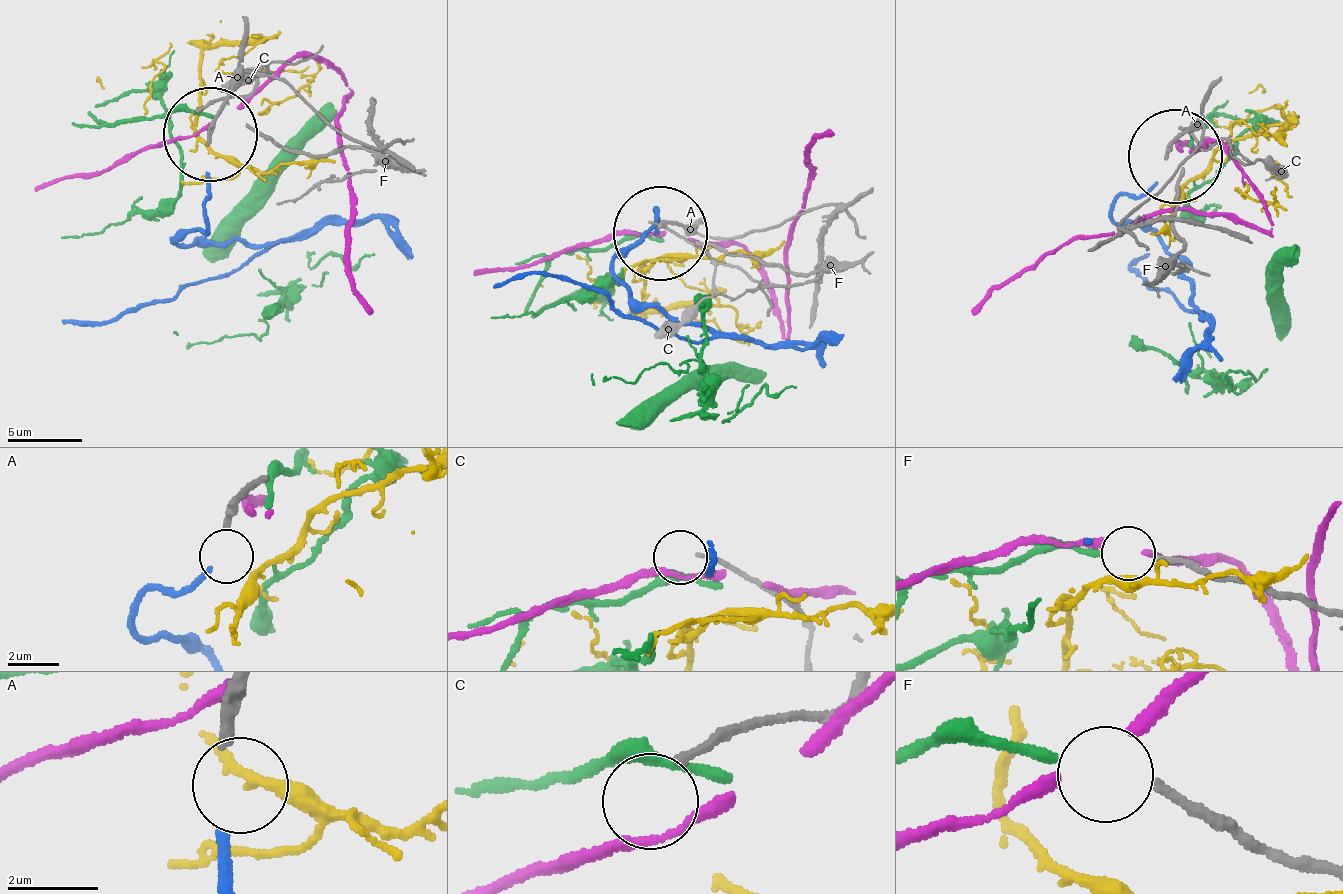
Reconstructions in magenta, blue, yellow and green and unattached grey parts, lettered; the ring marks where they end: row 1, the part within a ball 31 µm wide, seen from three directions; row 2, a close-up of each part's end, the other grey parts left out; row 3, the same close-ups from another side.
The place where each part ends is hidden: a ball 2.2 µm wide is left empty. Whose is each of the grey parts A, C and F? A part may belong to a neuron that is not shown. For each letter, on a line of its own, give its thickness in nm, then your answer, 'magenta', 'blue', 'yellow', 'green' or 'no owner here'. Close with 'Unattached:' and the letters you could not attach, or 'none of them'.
A: 260 nm | blue
C: 170 nm | no owner here
F: 220 nm | green
Unattached: C

